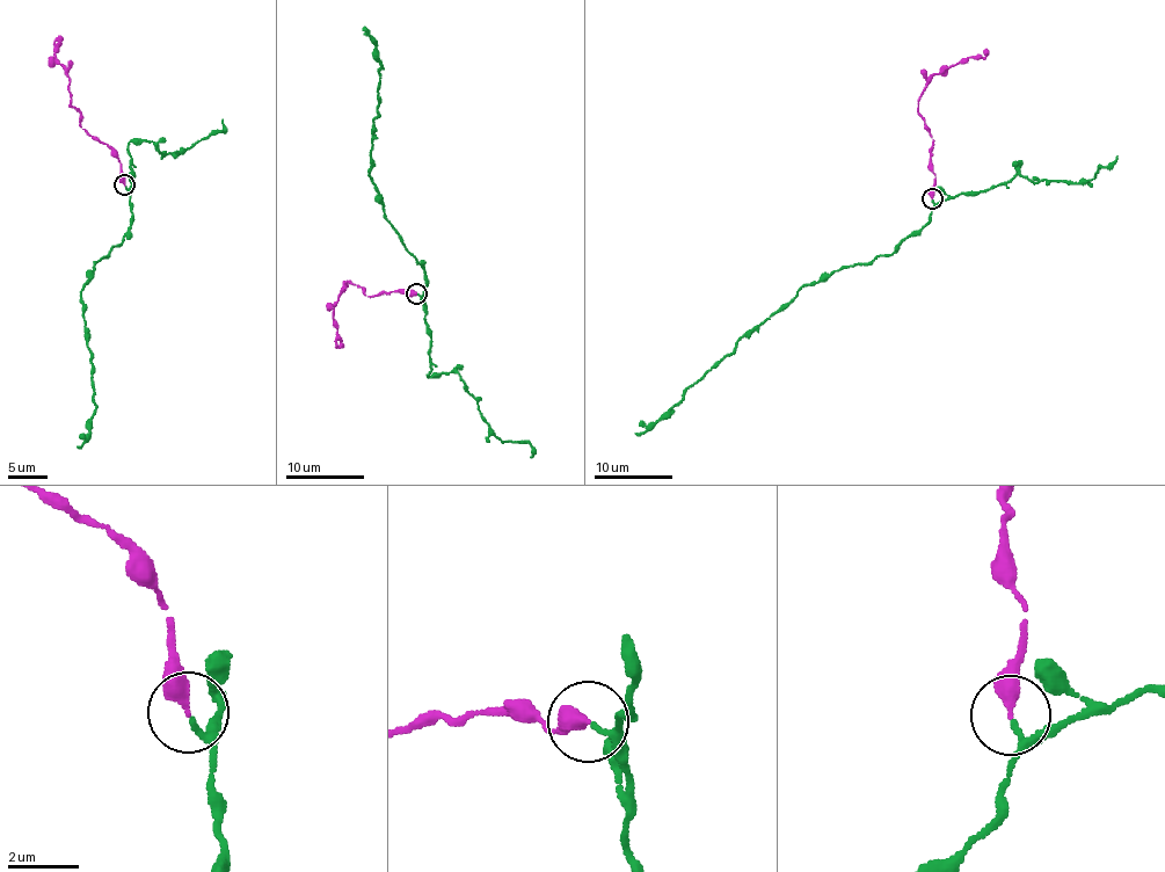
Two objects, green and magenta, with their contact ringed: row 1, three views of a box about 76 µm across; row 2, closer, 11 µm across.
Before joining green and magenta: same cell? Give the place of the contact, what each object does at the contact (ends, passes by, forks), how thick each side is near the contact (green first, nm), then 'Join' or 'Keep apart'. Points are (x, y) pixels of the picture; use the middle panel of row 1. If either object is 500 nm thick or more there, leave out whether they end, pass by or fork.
Place: (416, 293). At the ring green passes by. At the ring magenta ends. Thickness 120 nm (green) against 400 nm. Join

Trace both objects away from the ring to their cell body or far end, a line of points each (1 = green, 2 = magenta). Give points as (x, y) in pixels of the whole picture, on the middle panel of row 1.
1: (417, 293), (426, 290), (426, 273), (387, 219), (381, 197), (369, 175), (381, 64), (377, 44), (365, 26)
2: (417, 293), (392, 291), (366, 296), (362, 289), (347, 281), (334, 309), (335, 342), (340, 346), (342, 343)

